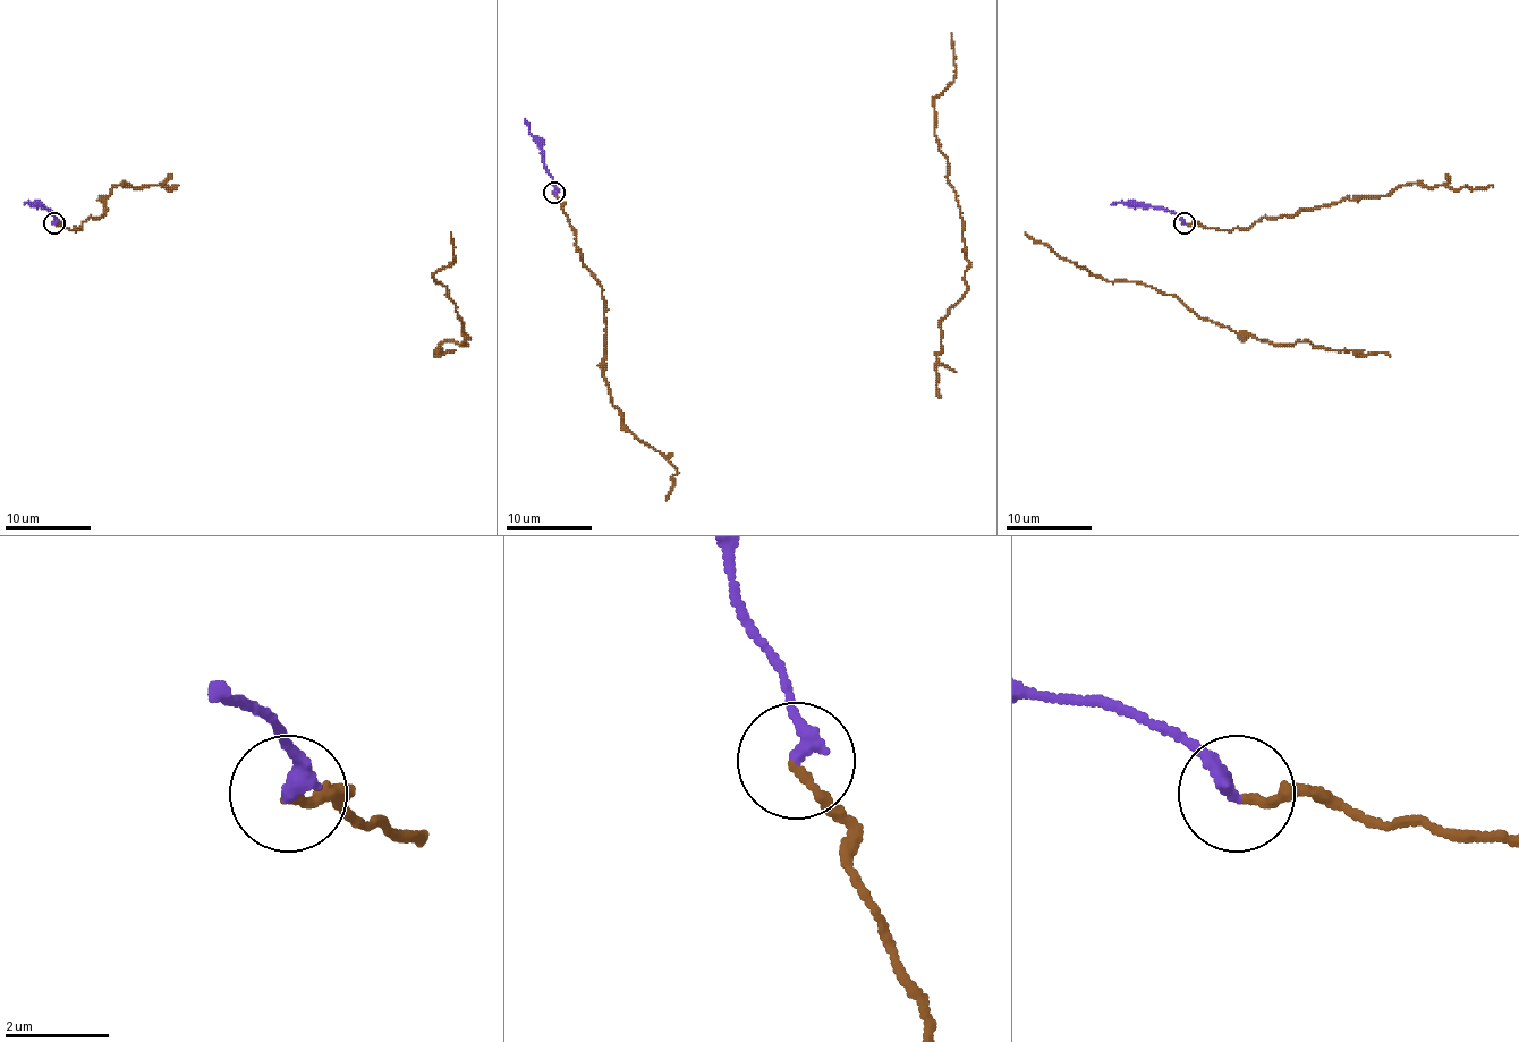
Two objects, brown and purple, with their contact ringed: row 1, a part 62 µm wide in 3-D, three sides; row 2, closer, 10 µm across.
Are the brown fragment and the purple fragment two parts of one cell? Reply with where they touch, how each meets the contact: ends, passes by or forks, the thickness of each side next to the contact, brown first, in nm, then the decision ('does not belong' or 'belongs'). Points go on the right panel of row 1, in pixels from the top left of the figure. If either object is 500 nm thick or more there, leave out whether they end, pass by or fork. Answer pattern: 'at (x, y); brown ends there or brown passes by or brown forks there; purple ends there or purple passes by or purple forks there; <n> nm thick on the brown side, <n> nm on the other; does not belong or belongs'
at (1185, 223); brown ends there; purple ends there; 160 nm thick on the brown side, 320 nm on the other; belongs

